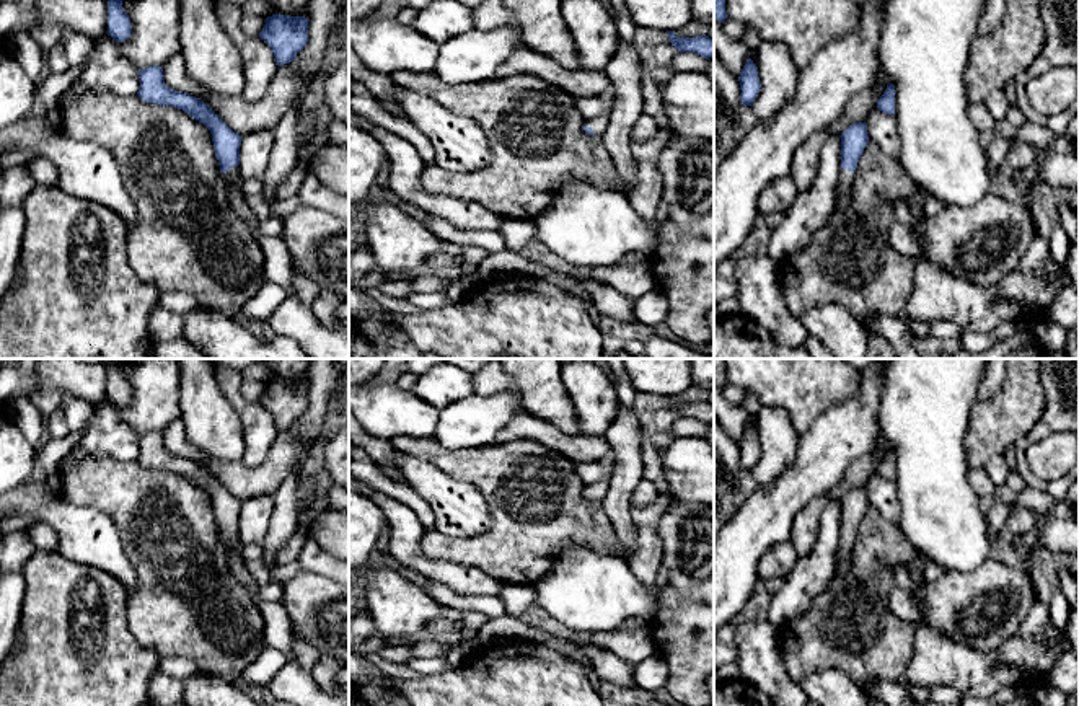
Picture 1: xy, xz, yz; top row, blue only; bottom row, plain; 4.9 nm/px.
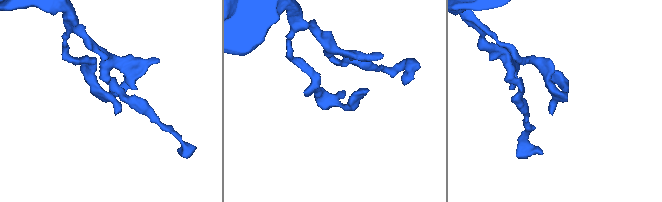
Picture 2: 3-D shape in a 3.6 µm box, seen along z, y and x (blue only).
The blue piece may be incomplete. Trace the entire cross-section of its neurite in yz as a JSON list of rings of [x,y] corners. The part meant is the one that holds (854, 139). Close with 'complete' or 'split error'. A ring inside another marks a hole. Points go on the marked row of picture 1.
[[[851,124],[841,135],[841,168],[836,183],[836,205],[846,209],[851,204],[851,189],[857,161],[869,142],[867,124]]] | split error

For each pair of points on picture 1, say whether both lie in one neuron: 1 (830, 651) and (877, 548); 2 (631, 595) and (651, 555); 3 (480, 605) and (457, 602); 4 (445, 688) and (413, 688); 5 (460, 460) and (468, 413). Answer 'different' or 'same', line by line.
1: same
2: different
3: same
4: same
5: different

